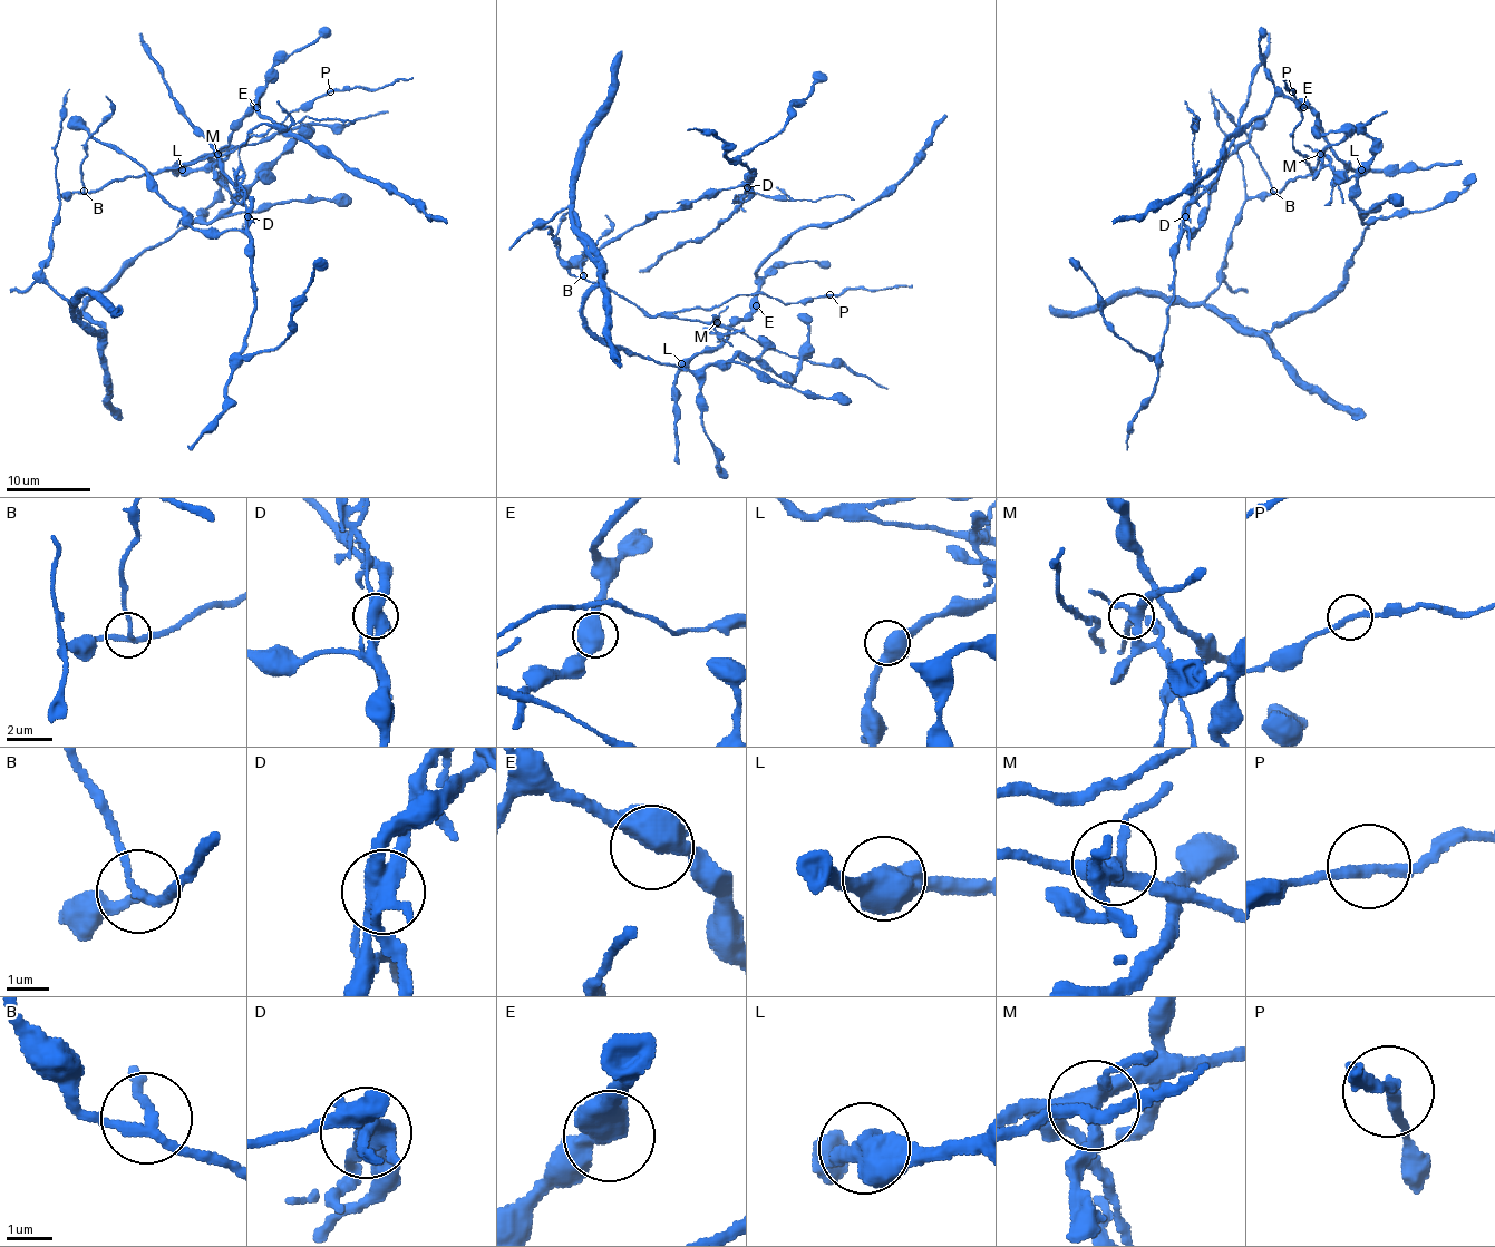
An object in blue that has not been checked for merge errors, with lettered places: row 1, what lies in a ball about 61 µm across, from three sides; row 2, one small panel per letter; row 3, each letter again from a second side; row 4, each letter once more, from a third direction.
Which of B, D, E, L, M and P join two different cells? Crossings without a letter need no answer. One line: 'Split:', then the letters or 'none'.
Split: B, D, M

